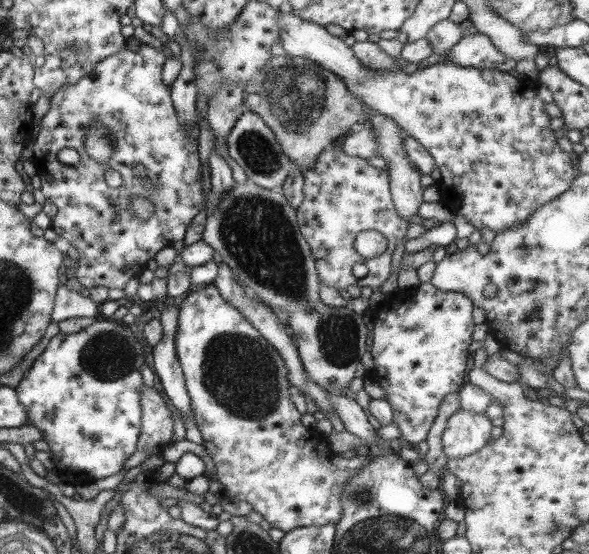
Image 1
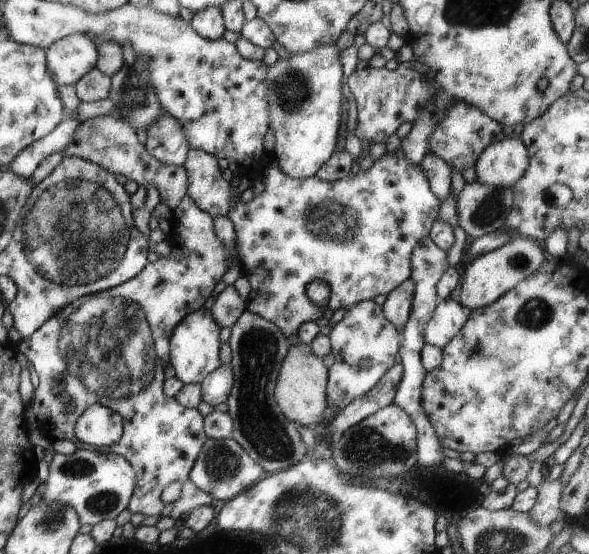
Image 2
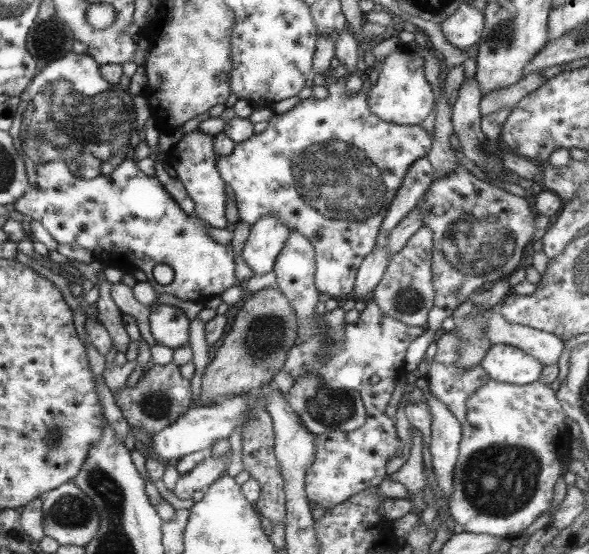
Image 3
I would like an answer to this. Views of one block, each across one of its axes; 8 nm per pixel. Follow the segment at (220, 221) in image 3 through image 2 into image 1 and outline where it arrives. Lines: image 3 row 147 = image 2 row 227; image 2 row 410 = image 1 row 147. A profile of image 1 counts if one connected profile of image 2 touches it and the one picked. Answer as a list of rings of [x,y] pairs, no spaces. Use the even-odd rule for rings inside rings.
[[[140,42],[139,47],[135,51],[129,50],[126,46],[121,50],[110,54],[103,58],[103,60],[97,61],[97,64],[93,67],[91,72],[88,72],[83,78],[80,78],[75,84],[70,86],[62,86],[59,90],[55,91],[55,94],[49,99],[49,110],[42,116],[39,124],[41,125],[38,135],[33,139],[33,155],[32,164],[36,170],[36,174],[40,175],[40,190],[44,198],[49,201],[55,208],[56,213],[52,219],[50,219],[50,228],[57,234],[58,238],[65,238],[69,241],[71,246],[71,254],[79,254],[79,260],[74,260],[77,263],[77,270],[75,270],[74,277],[81,283],[83,288],[91,288],[94,286],[104,286],[105,288],[120,288],[122,289],[129,279],[137,278],[139,274],[146,268],[147,260],[151,260],[154,254],[157,254],[159,250],[167,246],[172,246],[173,242],[179,242],[183,240],[183,234],[185,234],[185,228],[187,224],[191,222],[191,219],[195,214],[199,214],[201,209],[204,208],[203,199],[203,184],[201,183],[201,162],[199,162],[199,156],[197,155],[197,136],[199,136],[199,125],[193,125],[190,129],[184,127],[180,120],[177,118],[177,112],[175,112],[172,101],[169,94],[169,89],[163,84],[161,80],[162,64],[166,58],[161,51],[157,51],[155,48]],[[91,126],[101,127],[113,140],[114,140],[114,153],[108,162],[94,162],[85,154],[84,146],[84,134],[86,130]],[[61,148],[73,148],[77,154],[79,154],[79,161],[75,166],[64,165],[57,161],[57,152]],[[141,163],[146,169],[146,178],[152,182],[154,189],[149,190],[141,178],[137,178],[130,169],[132,164]],[[105,170],[117,170],[119,172],[122,183],[119,188],[110,188],[103,180],[103,174]],[[133,195],[142,196],[146,198],[153,205],[153,214],[147,220],[138,220],[134,214],[129,210],[129,203]]]

